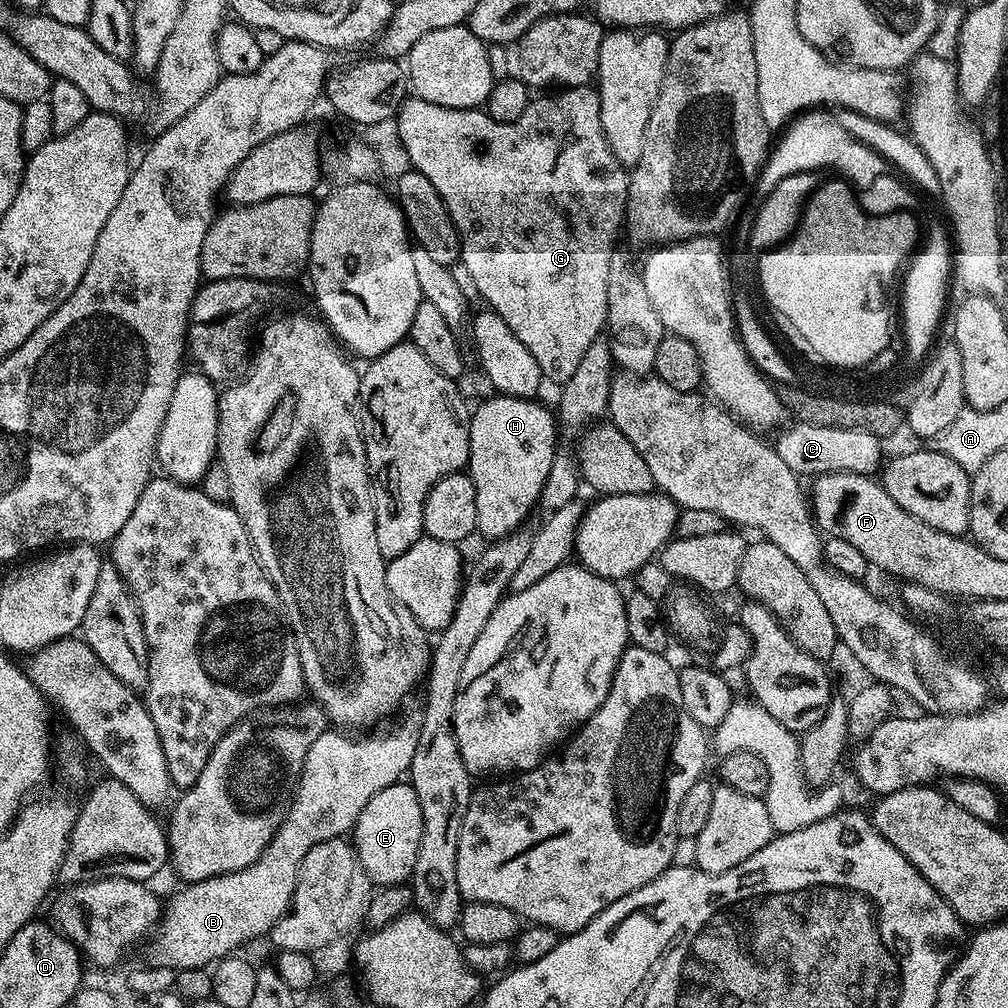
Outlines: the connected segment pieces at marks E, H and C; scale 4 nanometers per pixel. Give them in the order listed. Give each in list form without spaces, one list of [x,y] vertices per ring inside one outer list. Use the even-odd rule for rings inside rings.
[[[401,782],[386,786],[386,790],[378,790],[370,802],[366,802],[366,810],[356,820],[354,829],[354,847],[373,885],[403,884],[411,877],[414,862],[418,858],[418,846],[422,842],[422,806],[418,806],[418,794],[414,794],[411,783]]]
[[[492,394],[477,408],[475,405],[468,421],[470,450],[466,471],[474,482],[474,502],[478,502],[476,527],[479,535],[488,536],[489,541],[509,536],[532,511],[537,511],[546,474],[550,474],[550,466],[558,455],[557,417],[538,401]]]
[[[792,422],[792,425],[774,440],[778,458],[782,458],[782,462],[786,462],[786,466],[790,466],[790,470],[794,470],[801,478],[824,476],[827,472],[853,472],[872,476],[875,468],[877,467],[877,471],[882,464],[880,444],[881,437],[866,430],[816,426],[807,422]]]

